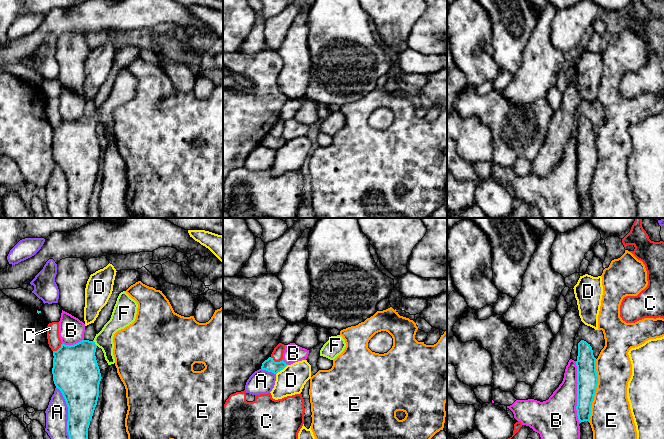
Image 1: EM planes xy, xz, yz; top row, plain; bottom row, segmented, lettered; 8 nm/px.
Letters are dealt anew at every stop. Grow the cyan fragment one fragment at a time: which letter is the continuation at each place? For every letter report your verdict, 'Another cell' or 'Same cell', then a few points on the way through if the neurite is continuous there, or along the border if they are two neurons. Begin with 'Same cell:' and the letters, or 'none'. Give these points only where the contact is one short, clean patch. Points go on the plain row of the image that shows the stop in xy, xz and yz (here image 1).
Same cell: F
A: Another cell
B: Another cell
C: Another cell
D: Another cell
E: Another cell
F: Same cell. Path across: xy (75, 143), (80, 133), (94, 119), (104, 115)

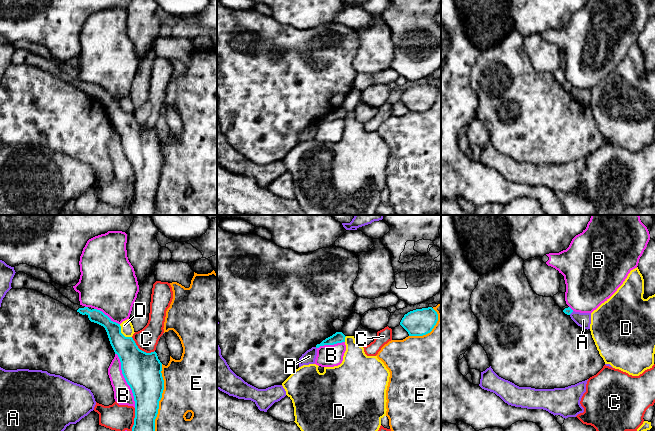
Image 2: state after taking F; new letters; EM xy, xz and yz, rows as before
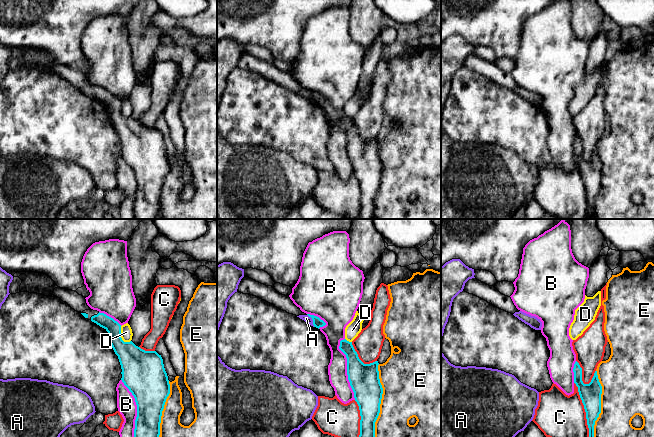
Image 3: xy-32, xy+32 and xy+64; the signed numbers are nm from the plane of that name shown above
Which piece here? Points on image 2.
Same cell: none
A: Another cell. Boundary: yz (573, 87), (569, 90)
B: Another cell
C: Another cell
D: Another cell
E: Another cell

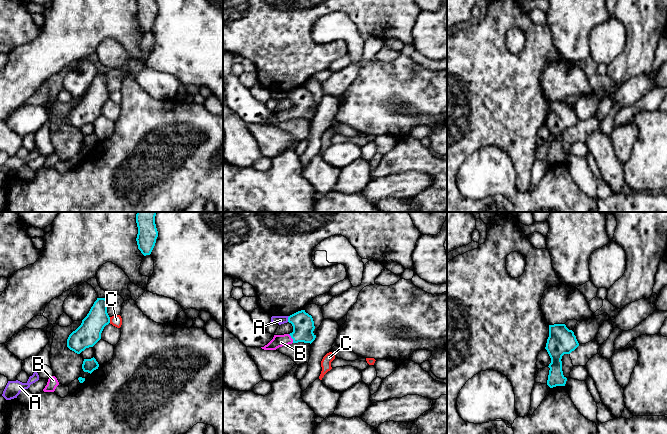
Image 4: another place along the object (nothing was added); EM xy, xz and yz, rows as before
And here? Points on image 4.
Same cell: B
A: Another cell. Boundary: xz (289, 92), (287, 97)
B: Same cell. Path across: xz (303, 101), (291, 113), (278, 117)
C: Another cell. Boundary: xy (109, 93), (110, 98)

